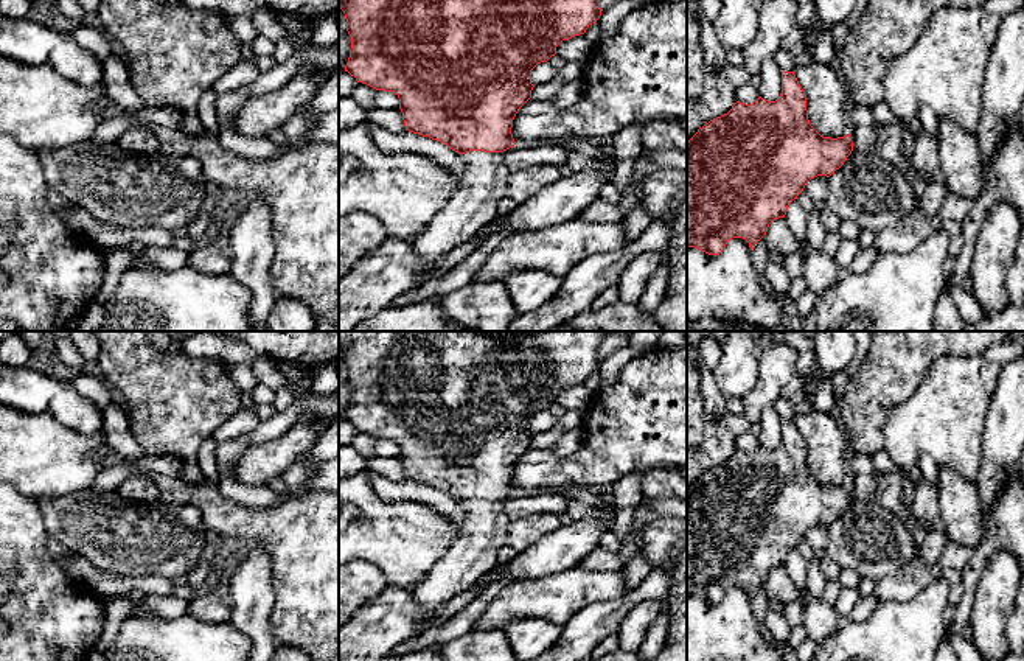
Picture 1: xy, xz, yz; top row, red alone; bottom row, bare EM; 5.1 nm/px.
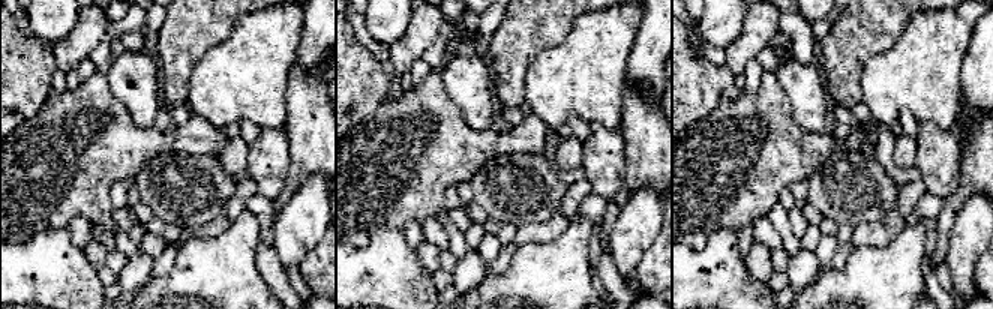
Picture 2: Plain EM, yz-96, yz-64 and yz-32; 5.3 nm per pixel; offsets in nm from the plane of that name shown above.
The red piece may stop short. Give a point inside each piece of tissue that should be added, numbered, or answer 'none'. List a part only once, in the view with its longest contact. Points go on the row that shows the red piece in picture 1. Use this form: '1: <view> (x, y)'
1: xz (484, 184)

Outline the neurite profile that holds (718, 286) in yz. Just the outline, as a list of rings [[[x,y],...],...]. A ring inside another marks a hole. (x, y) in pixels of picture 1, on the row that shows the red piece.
[[[732,238],[719,255],[687,247],[687,319],[735,319],[760,327],[782,325],[792,308],[788,296],[763,289],[749,243]]]

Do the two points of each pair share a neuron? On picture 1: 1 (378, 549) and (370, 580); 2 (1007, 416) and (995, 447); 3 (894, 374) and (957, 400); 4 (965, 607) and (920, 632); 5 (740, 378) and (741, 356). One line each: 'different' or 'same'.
1: different
2: same
3: different
4: different
5: same

